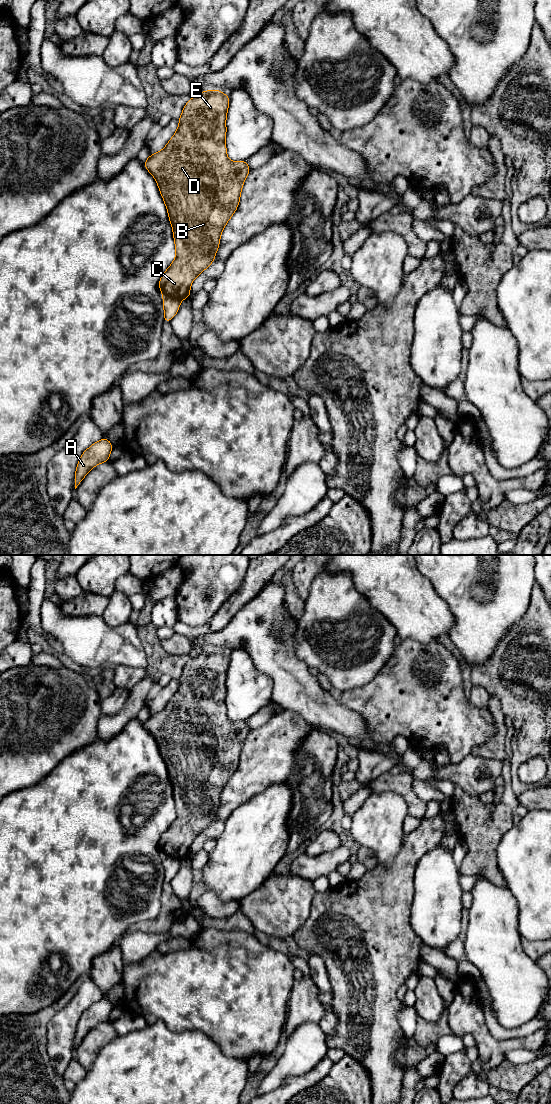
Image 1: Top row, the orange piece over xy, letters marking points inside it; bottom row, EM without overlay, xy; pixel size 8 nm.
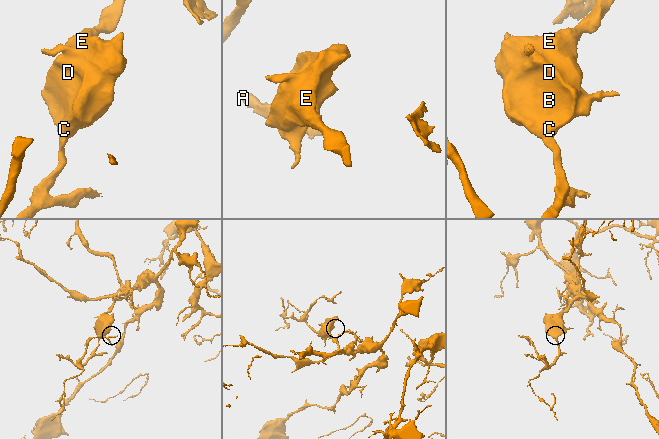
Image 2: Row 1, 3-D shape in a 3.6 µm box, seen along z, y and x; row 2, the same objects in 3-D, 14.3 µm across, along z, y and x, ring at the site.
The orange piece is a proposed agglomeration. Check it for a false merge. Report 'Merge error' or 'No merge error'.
Merge error

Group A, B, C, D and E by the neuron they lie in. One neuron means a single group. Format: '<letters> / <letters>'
A / B C D E

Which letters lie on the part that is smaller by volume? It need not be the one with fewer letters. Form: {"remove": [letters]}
{"remove": ["A"]}

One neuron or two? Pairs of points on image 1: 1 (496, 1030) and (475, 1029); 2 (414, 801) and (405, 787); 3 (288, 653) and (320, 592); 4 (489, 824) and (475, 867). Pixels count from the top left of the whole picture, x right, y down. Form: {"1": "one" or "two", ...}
{"1": "two", "2": "one", "3": "two", "4": "one"}

